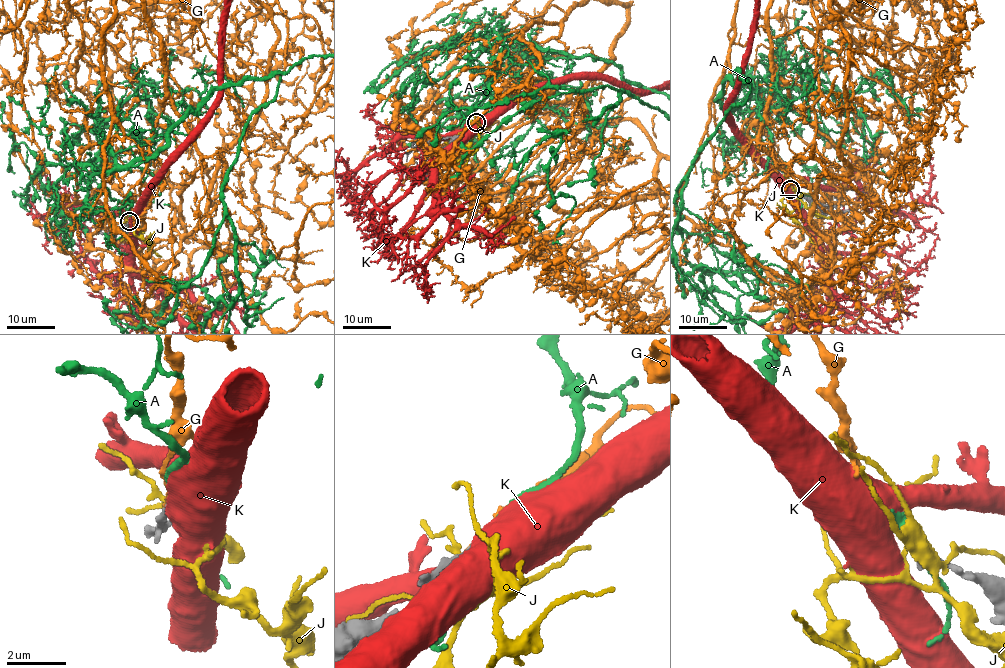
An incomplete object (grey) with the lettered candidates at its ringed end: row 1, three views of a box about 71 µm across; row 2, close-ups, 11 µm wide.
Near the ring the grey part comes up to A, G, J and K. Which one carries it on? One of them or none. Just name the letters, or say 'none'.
none

